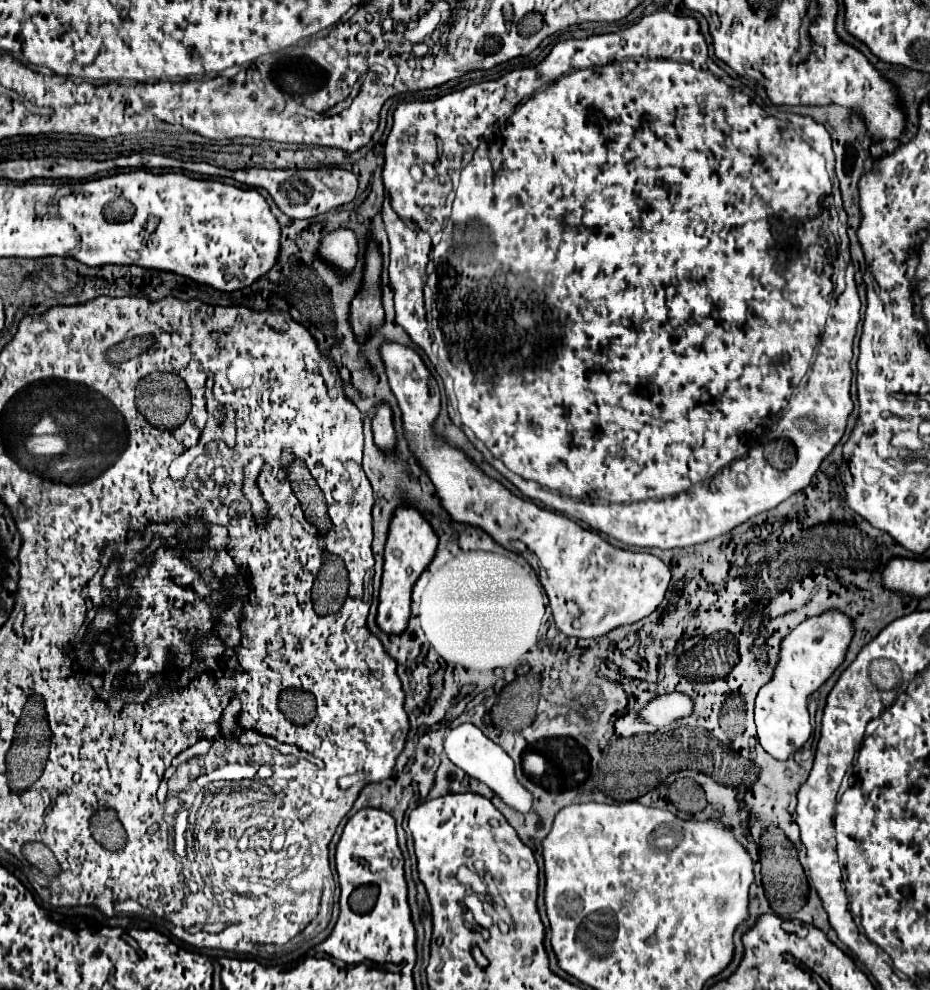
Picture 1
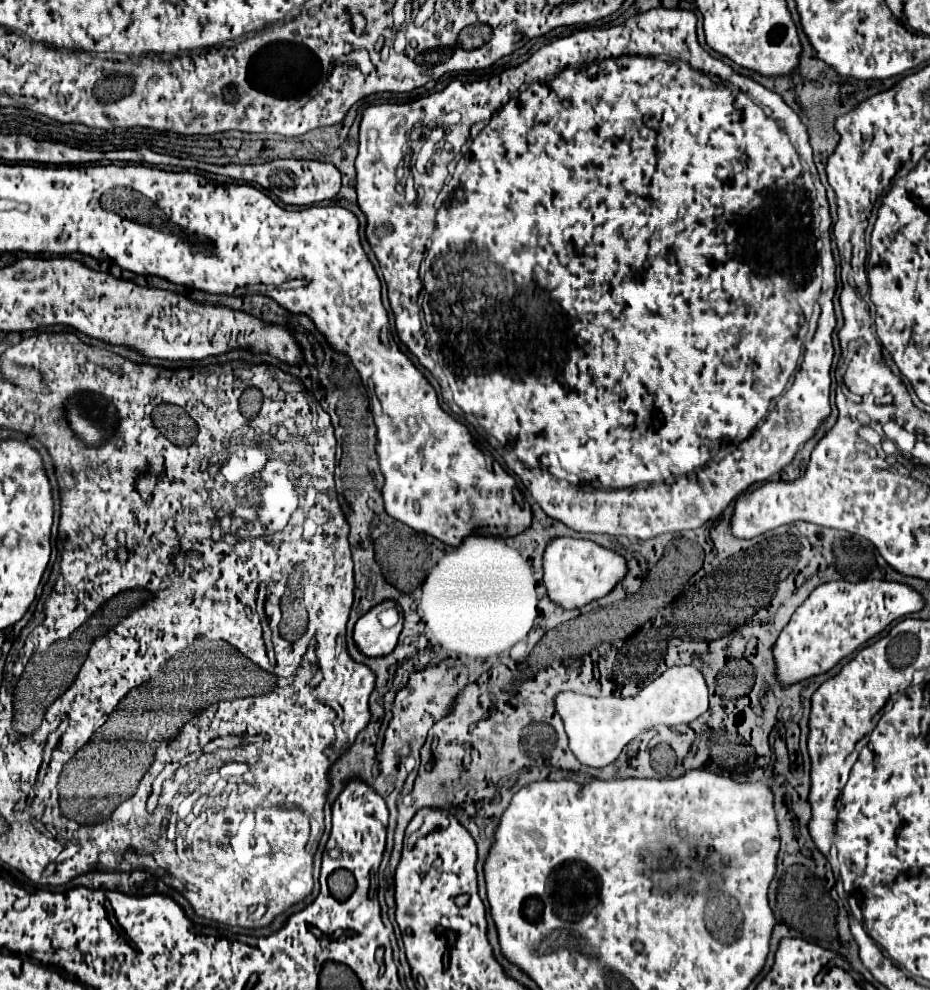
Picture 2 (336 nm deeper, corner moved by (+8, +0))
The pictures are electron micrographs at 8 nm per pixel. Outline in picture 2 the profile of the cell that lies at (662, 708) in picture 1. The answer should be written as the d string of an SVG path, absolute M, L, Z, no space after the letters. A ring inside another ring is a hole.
M672 667L648 687L644 687L636 697L586 697L578 693L560 693L556 697L556 711L560 713L564 727L568 731L572 753L590 767L610 765L618 753L636 739L640 733L656 729L658 725L674 727L698 719L708 709L708 689L696 667Z

